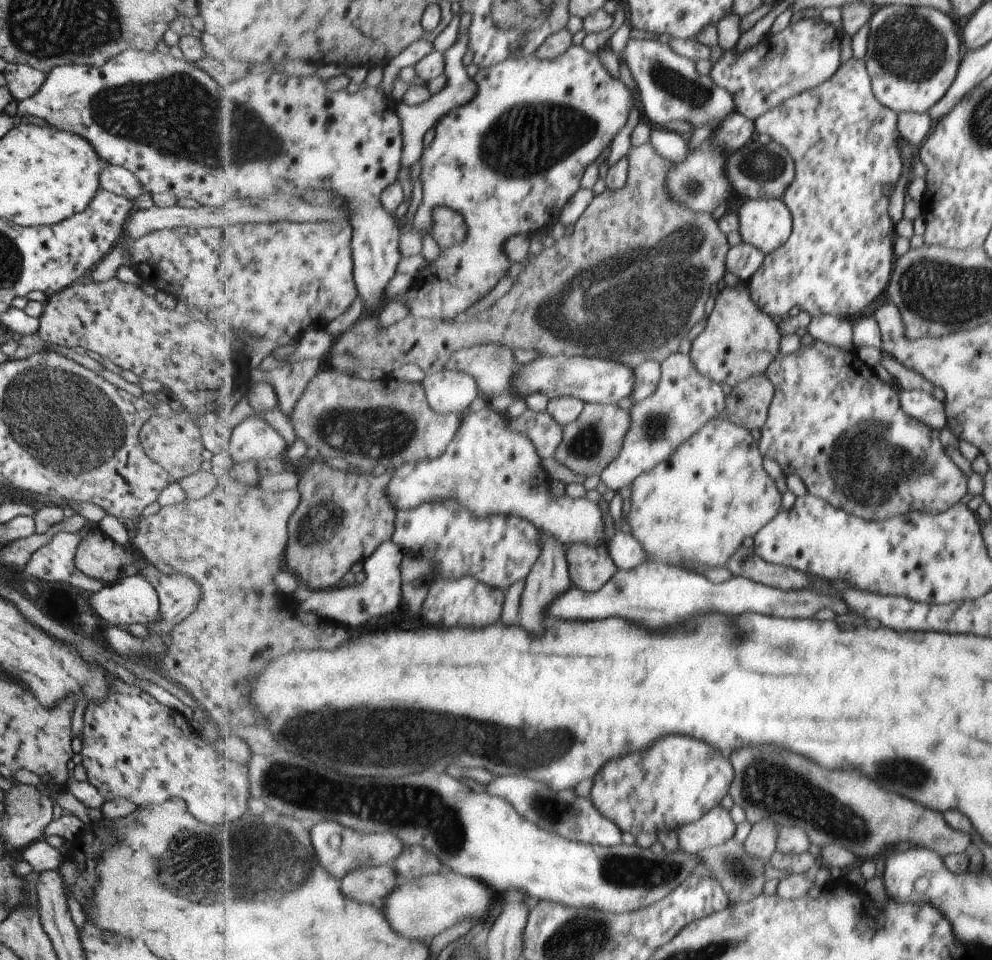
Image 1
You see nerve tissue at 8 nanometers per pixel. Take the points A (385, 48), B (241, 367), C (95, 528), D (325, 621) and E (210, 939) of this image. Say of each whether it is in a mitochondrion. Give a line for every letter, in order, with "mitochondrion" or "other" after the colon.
A: other
B: other
C: other
D: other
E: other

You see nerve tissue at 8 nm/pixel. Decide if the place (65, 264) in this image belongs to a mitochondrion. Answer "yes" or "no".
no

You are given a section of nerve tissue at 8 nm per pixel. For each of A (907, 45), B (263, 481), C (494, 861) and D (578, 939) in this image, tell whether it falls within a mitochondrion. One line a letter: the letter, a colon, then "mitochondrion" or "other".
A: mitochondrion
B: other
C: other
D: mitochondrion

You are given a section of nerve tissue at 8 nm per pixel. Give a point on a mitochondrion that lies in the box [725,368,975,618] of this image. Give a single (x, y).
(848, 469)

